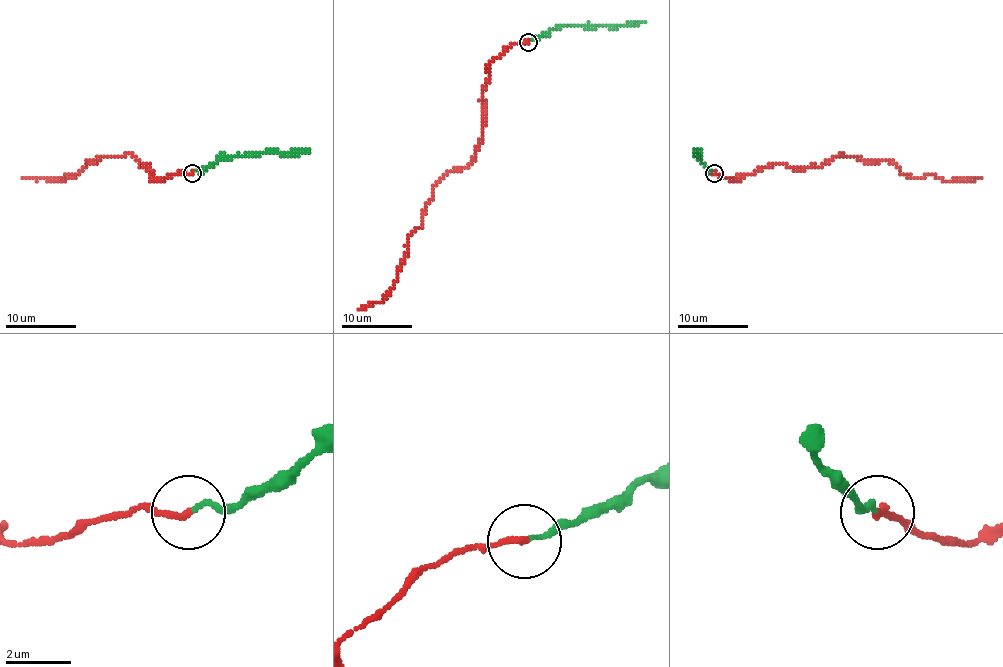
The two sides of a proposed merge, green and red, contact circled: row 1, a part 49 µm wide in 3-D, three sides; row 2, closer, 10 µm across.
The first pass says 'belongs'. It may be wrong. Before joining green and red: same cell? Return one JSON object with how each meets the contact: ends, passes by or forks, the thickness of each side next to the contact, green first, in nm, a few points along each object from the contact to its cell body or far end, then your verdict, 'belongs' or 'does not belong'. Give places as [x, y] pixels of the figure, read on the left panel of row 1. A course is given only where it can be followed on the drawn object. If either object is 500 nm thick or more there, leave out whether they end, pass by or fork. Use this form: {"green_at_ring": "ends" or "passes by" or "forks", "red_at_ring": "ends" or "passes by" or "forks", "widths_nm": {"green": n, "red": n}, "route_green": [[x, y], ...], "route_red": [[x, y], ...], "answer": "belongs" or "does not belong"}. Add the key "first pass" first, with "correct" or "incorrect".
{"first pass": "incorrect", "green_at_ring": "ends", "red_at_ring": "ends", "widths_nm": {"green": 140, "red": 200}, "route_green": [[193, 173], [204, 171], [221, 159], [230, 157], [260, 155], [266, 152], [303, 154], [310, 150]], "route_red": [[191, 173], [152, 178], [147, 164], [129, 154], [88, 159], [71, 178], [21, 177]], "answer": "does not belong"}

